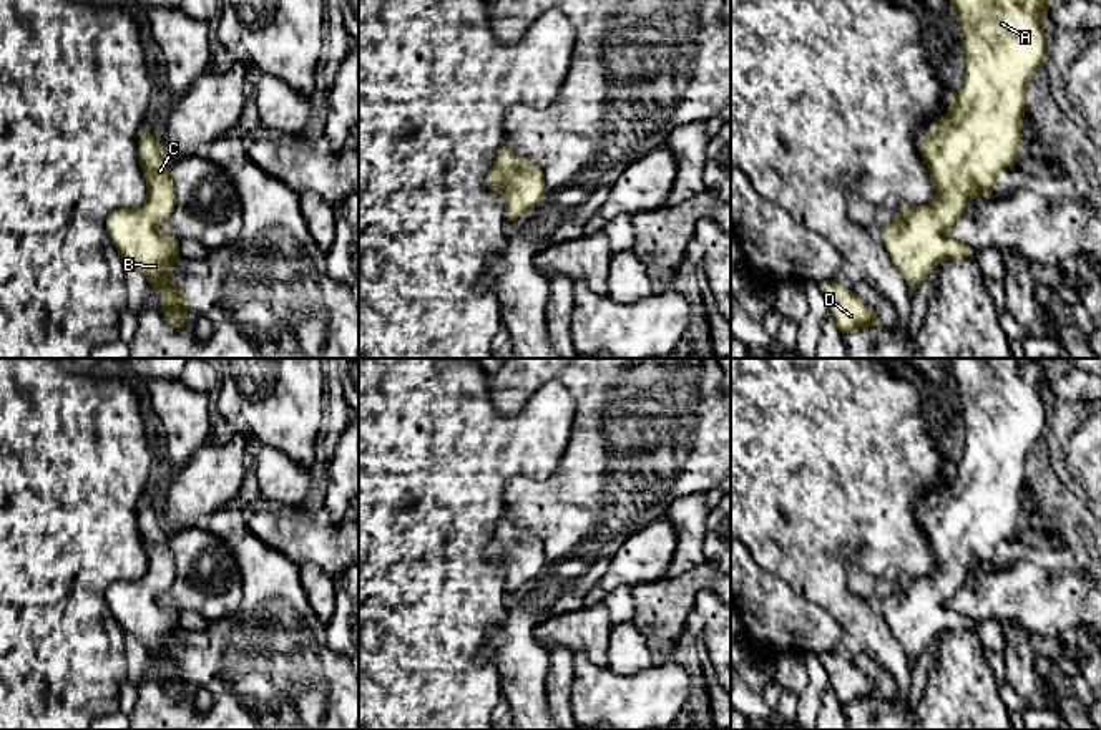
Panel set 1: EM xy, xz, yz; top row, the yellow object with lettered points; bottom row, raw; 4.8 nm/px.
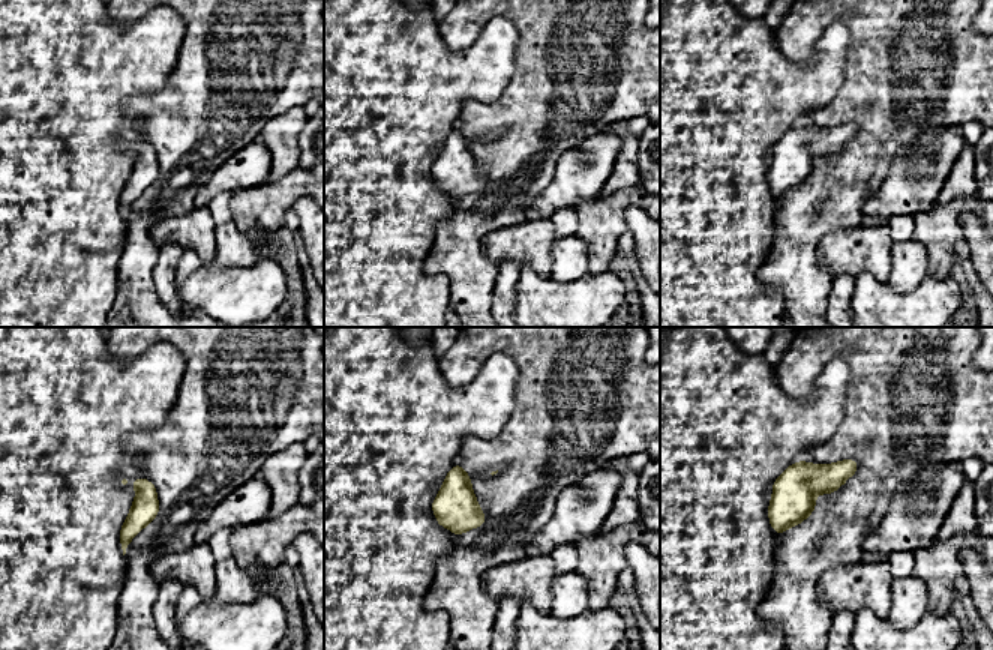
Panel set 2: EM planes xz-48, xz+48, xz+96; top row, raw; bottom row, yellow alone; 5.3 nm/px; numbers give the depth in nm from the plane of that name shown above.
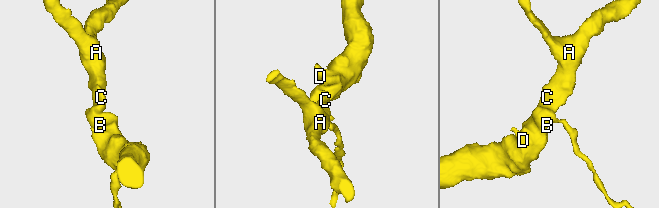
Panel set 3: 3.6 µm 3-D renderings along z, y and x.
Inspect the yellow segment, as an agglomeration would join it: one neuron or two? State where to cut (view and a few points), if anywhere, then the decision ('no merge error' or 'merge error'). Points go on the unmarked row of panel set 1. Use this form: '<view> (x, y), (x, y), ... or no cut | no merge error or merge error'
no cut | no merge error

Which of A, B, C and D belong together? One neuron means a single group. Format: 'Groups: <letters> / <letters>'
Groups: A B C D

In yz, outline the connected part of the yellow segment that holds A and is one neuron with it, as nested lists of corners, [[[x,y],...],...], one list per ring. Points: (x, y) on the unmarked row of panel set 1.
[[[948,358],[950,377],[957,383],[958,403],[965,425],[965,450],[952,470],[948,486],[923,506],[920,524],[930,543],[935,572],[923,579],[898,574],[900,584],[878,602],[892,634],[903,645],[910,662],[917,667],[930,642],[947,630],[970,629],[976,620],[947,606],[950,597],[965,584],[975,567],[995,566],[996,546],[1015,533],[1018,516],[1025,509],[1020,496],[1025,493],[1026,455],[1046,433],[1045,388],[1050,370],[1058,358]]]

